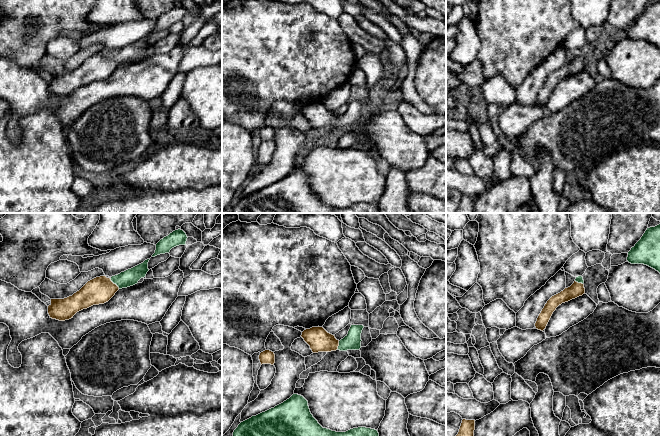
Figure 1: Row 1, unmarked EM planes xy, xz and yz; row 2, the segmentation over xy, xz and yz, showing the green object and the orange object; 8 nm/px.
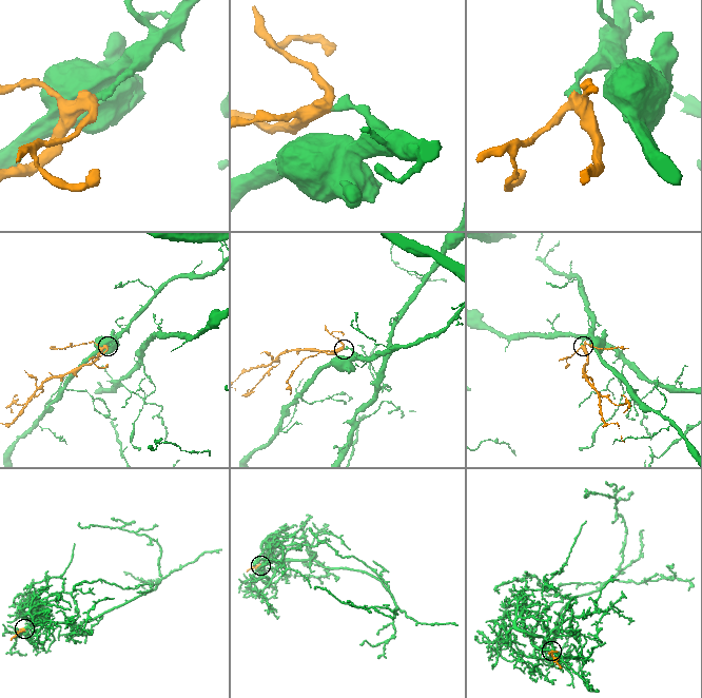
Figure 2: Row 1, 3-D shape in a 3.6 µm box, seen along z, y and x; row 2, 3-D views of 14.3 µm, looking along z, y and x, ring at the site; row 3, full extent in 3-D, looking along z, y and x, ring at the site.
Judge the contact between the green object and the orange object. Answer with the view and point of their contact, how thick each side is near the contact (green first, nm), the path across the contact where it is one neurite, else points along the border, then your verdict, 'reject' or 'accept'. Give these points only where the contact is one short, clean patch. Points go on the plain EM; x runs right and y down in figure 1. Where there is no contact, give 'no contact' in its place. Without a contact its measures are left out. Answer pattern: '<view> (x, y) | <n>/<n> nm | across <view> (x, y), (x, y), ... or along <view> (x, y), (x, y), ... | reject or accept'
xy (114, 59) | 140/220 nm | across xy (130, 53), (114, 59), (99, 66) | accept

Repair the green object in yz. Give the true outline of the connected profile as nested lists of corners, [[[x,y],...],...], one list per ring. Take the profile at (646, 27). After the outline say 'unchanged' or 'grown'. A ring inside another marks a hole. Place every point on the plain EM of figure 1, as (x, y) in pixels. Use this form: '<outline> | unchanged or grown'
[[[660,0],[647,4],[641,15],[628,28],[631,40],[644,40],[660,49]]] | unchanged

